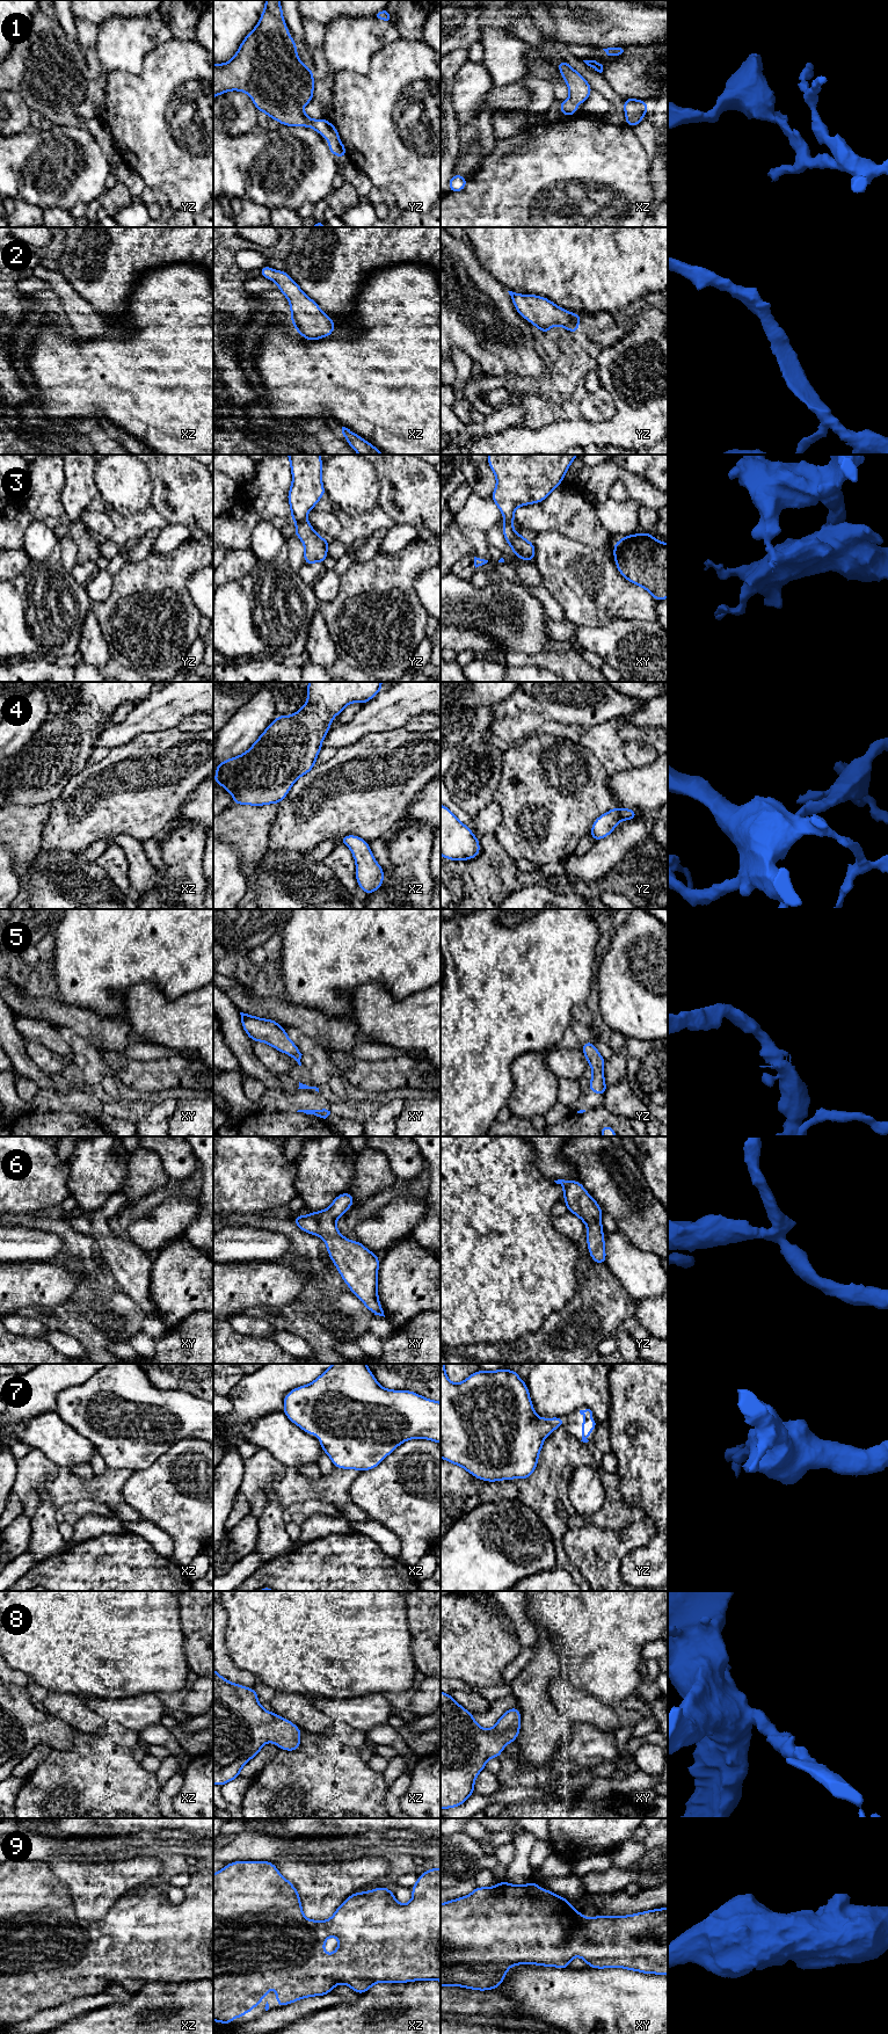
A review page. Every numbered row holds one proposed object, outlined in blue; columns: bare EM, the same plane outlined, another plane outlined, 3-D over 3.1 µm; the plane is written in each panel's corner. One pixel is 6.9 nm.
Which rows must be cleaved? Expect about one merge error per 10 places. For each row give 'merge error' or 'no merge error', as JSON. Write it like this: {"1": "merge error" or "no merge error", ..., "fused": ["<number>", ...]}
{"1": "no merge error", "2": "no merge error", "3": "no merge error", "4": "no merge error", "5": "no merge error", "6": "no merge error", "7": "no merge error", "8": "no merge error", "9": "no merge error", "fused": []}

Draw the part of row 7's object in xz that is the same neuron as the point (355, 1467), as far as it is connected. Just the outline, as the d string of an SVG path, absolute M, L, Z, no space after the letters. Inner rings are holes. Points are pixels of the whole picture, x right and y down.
M333 1364L311 1383L289 1392L283 1404L283 1412L292 1423L310 1436L319 1436L322 1451L332 1459L336 1468L374 1469L408 1439L429 1439L441 1444L441 1402L410 1390L392 1390L381 1387L366 1364Z

